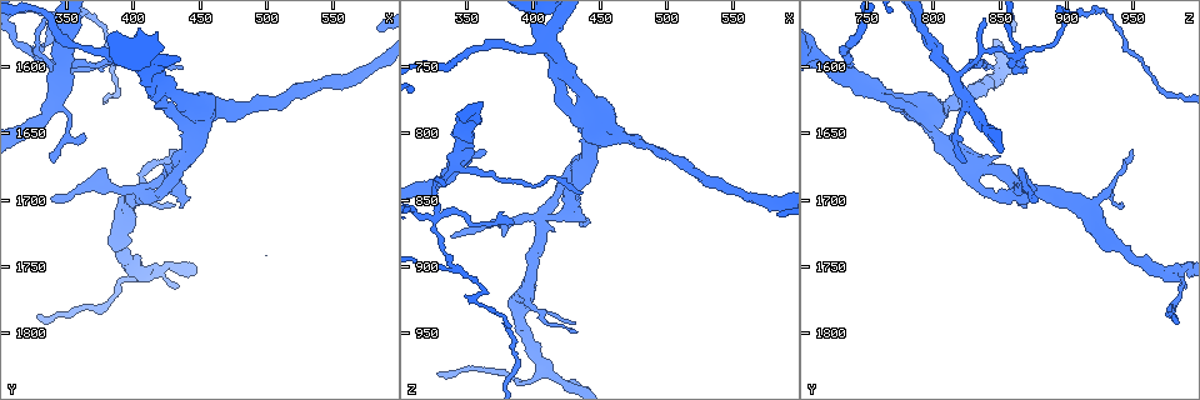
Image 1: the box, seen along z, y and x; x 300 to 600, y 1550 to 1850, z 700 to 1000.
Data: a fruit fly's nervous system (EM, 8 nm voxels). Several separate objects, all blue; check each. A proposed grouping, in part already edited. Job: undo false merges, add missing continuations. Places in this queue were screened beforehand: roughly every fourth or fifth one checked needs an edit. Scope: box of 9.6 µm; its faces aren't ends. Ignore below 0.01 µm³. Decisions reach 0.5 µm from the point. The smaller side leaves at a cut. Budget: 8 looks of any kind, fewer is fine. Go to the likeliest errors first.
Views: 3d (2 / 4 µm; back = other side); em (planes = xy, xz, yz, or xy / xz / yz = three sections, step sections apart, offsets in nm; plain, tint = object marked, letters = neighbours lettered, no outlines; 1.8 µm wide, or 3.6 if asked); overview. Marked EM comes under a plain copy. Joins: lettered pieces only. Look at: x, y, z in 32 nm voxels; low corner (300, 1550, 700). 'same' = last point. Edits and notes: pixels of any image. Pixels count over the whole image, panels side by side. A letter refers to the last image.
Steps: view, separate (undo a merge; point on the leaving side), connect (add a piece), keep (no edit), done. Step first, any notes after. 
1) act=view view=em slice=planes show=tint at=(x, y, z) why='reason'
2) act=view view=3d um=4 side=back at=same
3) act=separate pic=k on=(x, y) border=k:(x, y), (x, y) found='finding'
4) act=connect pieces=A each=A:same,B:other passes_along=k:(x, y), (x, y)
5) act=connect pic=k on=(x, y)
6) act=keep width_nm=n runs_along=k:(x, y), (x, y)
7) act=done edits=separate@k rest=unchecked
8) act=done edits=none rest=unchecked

act=view view=3d um=4 side=back at=(328, 1590, 862) why='abrupt turn'

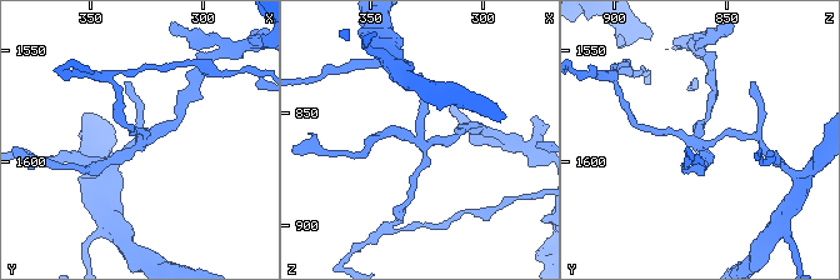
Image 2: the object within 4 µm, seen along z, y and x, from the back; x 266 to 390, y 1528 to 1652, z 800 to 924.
act=view view=em slice=xy step=16 show=tint at=(329, 1591, 860)

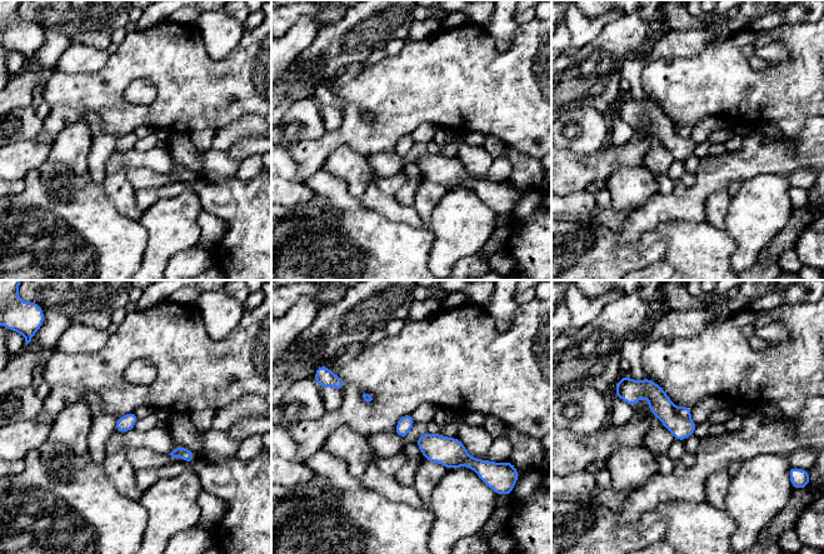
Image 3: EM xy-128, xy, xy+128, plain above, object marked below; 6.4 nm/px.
act=view view=em slice=xz step=8 show=letters at=same

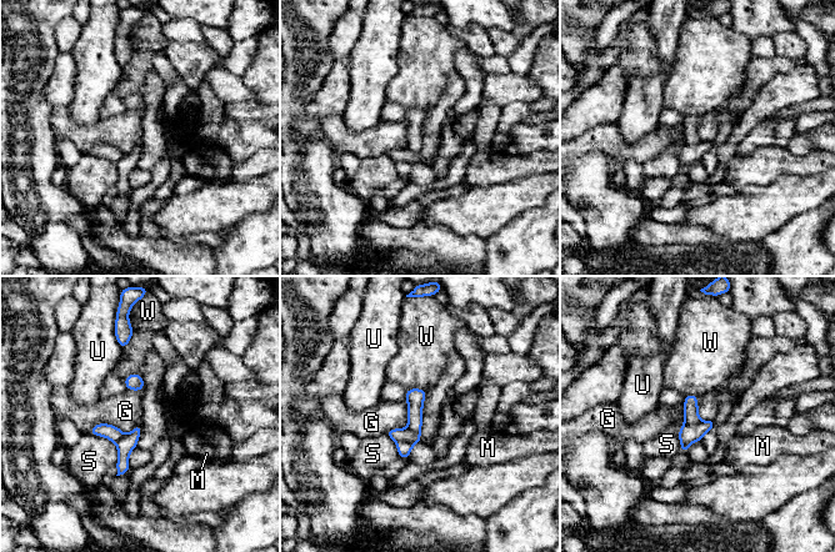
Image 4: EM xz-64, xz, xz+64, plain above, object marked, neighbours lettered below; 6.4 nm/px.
act=separate pic=4 on=(396, 435) width_nm=80 each=G:other,M:other,S:other,U:other,W:other border=4:(396, 441), (411, 441), (415, 443) found='a second neuron is stuck on'

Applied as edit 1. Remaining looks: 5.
act=view view=overview

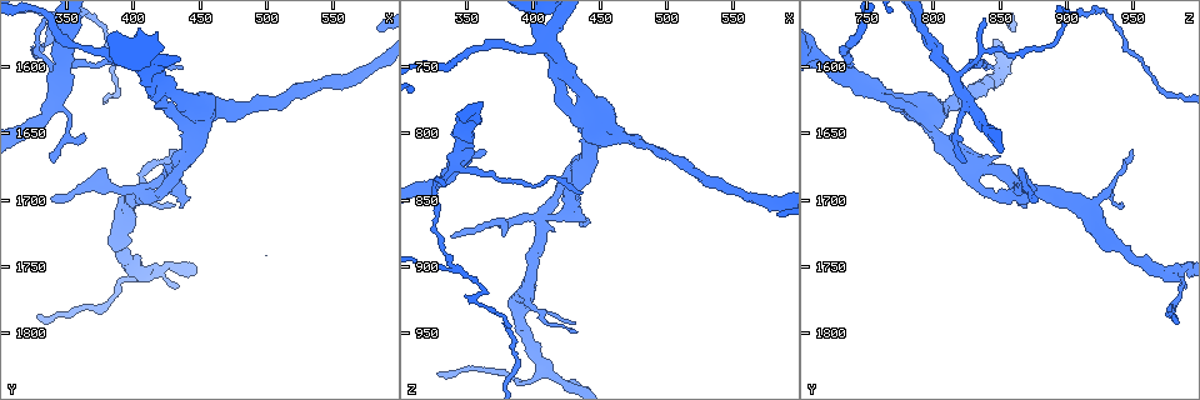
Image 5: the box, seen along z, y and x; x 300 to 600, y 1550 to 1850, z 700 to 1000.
act=view view=em slice=xy step=16 show=tint at=(442, 1666, 820) why='arms run side by side'

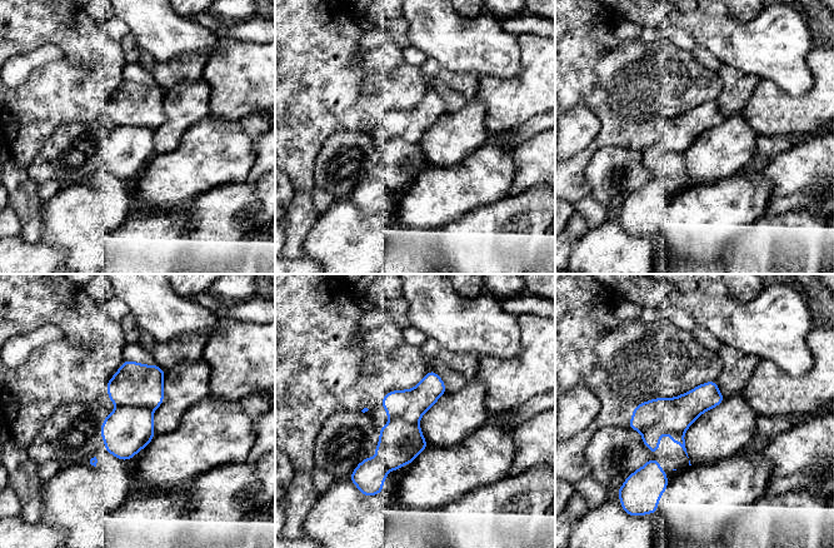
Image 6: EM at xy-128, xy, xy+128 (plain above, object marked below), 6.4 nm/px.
act=view view=em slice=planes show=letters at=same

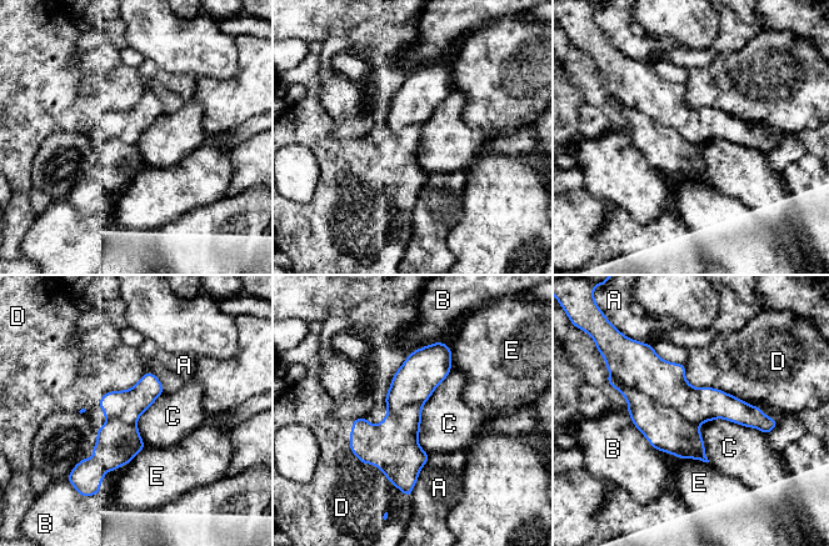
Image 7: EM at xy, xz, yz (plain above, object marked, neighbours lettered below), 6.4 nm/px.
act=separate pic=7 on=(640, 367) width_nm=240 each=A:other,B:other,C:other,D:other,E:other found='two neurons meet here'

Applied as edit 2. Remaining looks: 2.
act=done edits=separate@4,separate@7 rest=unchecked

